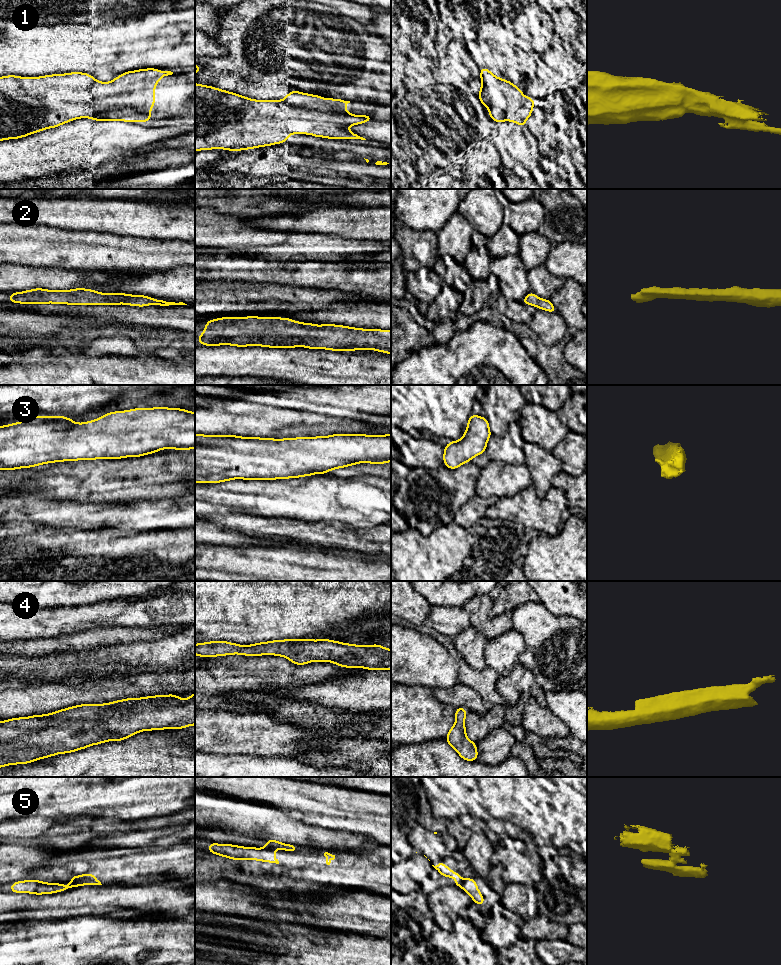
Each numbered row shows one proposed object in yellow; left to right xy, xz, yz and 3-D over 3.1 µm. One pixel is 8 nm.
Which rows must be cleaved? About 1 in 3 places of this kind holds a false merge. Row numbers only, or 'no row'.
4, 5

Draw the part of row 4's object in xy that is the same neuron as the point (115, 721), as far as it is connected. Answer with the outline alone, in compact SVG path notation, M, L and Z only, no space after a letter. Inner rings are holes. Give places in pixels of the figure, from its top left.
M126 698L122 701L96 705L89 708L88 719L75 720L71 726L29 731L16 735L8 741L0 741L0 768L8 765L28 764L39 759L76 752L108 741L123 741L142 731L184 729L195 725L195 703L136 711L131 706L132 702L132 698Z

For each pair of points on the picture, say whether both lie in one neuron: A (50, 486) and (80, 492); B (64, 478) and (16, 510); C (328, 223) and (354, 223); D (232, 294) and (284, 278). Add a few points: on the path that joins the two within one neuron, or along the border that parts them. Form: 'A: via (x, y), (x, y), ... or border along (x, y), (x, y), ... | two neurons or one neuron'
A: via (57, 486), (73, 486) | one neuron
B: border along (13, 494), (25, 494), (59, 500) | two neurons
C: via (334, 223), (348, 223) | one neuron
D: border along (266, 282), (289, 285) | two neurons

